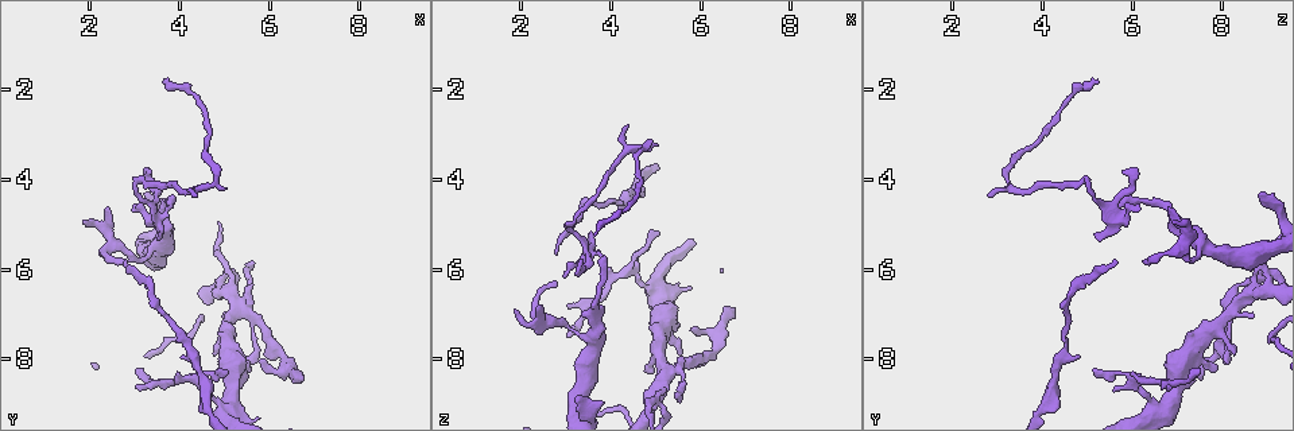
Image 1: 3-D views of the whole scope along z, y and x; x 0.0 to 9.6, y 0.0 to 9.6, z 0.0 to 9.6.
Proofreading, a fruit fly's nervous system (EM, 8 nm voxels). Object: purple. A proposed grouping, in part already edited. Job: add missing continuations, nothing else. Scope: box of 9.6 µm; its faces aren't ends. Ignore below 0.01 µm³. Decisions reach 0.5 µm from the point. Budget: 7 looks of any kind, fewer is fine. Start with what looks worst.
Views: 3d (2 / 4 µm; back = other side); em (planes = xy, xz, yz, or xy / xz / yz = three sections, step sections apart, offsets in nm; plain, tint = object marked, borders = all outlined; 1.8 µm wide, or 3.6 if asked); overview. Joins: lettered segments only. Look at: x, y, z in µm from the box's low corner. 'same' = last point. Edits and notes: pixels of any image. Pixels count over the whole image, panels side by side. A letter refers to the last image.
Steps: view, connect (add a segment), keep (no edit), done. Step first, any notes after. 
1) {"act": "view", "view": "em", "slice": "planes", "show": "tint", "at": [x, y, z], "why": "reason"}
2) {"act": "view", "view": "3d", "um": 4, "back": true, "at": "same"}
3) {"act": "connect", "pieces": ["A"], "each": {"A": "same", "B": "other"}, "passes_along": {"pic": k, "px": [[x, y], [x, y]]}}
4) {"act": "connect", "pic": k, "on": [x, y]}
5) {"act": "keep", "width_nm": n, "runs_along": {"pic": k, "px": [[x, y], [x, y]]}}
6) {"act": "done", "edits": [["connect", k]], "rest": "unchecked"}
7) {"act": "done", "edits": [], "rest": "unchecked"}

{"act": "view", "view": "em", "slice": "planes", "show": "borders", "at": [3.30, 4.30, 8.85], "why": "branch stops here"}

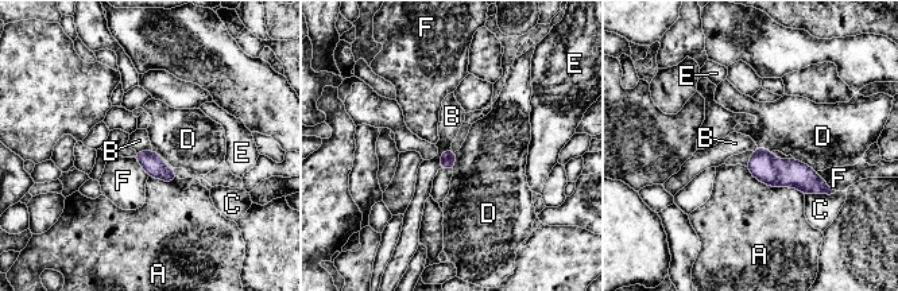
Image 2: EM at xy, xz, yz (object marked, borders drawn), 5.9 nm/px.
{"act": "keep", "each": {"A": "other", "B": "other", "C": "other", "D": "other", "E": "other", "F": "other"}, "border": {"pic": 2, "px": [[451, 148], [441, 154], [438, 169]]}, "found": "none of them fits"}

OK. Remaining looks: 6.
{"act": "view", "view": "em", "slice": "xy", "step": 16, "show": "borders", "at": [2.70, 5.80, 5.60], "why": "thin end"}

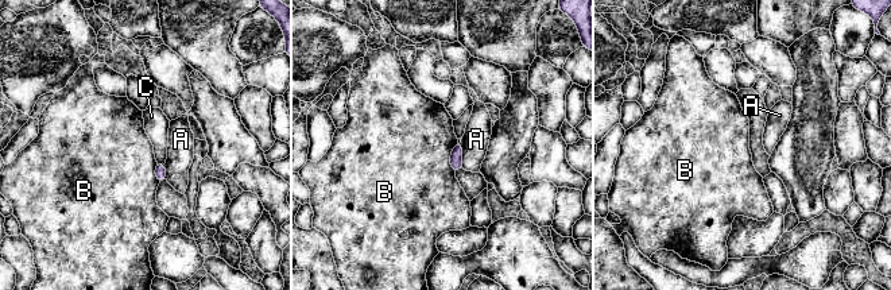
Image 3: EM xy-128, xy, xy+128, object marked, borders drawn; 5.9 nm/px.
{"act": "keep", "longest_contact_nm": ["B", 200], "each": {"A": "other", "B": "other", "C": "other"}, "border": {"pic": 3, "px": [[457, 140], [450, 155], [453, 173]]}, "found": "no lettered segment goes on from it"}

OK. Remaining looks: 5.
{"act": "view", "view": "em", "slice": "planes", "show": "borders", "at": [4.90, 6.45, 8.95], "why": "thick turns thin"}

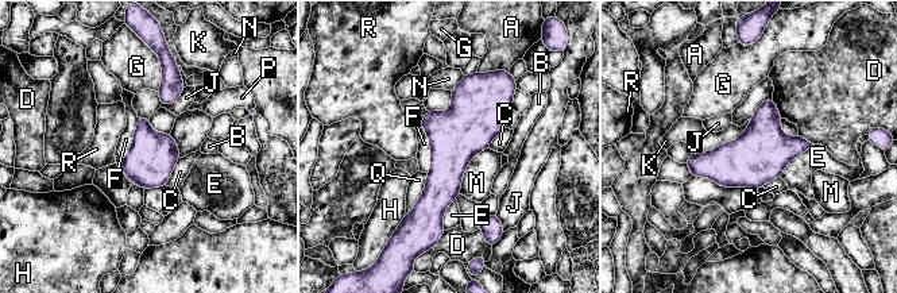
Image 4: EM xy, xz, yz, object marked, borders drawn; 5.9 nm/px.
{"act": "keep", "longest_contact_nm": ["M", 340], "each": {"A": "other", "B": "other", "C": "other", "D": "other", "E": "other", "F": "other", "G": "other", "H": "other", "J": "other", "K": "other", "M": "other", "N": "other", "P": "other", "Q": "other", "R": "other"}, "found": "no lettered segment goes on from it"}

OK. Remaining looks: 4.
{"act": "done", "edits": [], "rest": "unchecked"}

